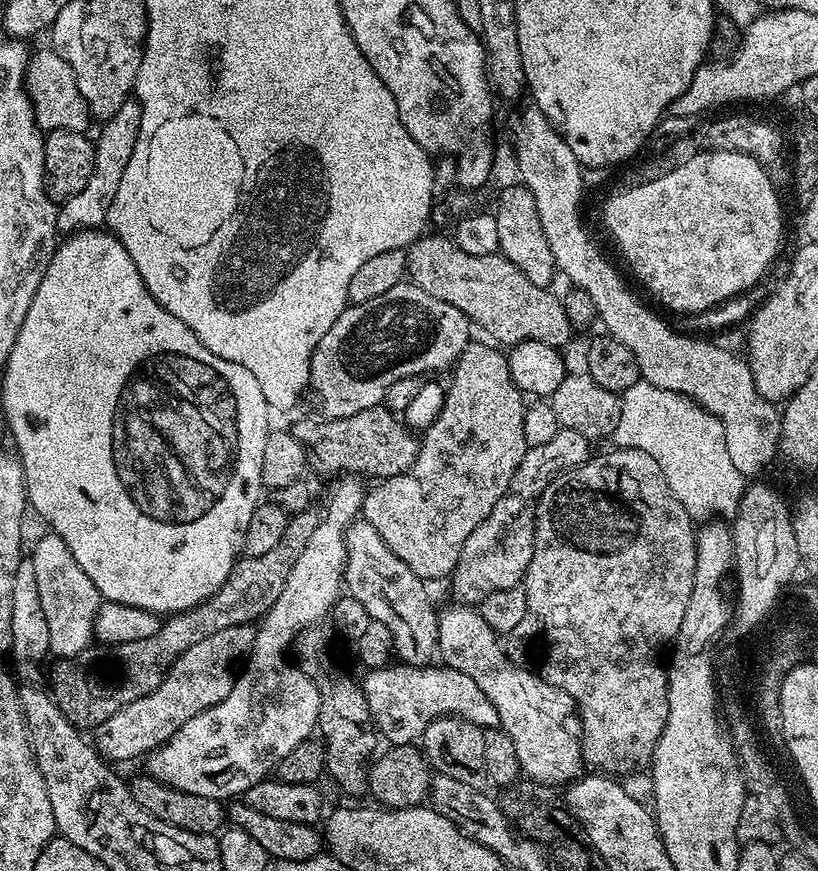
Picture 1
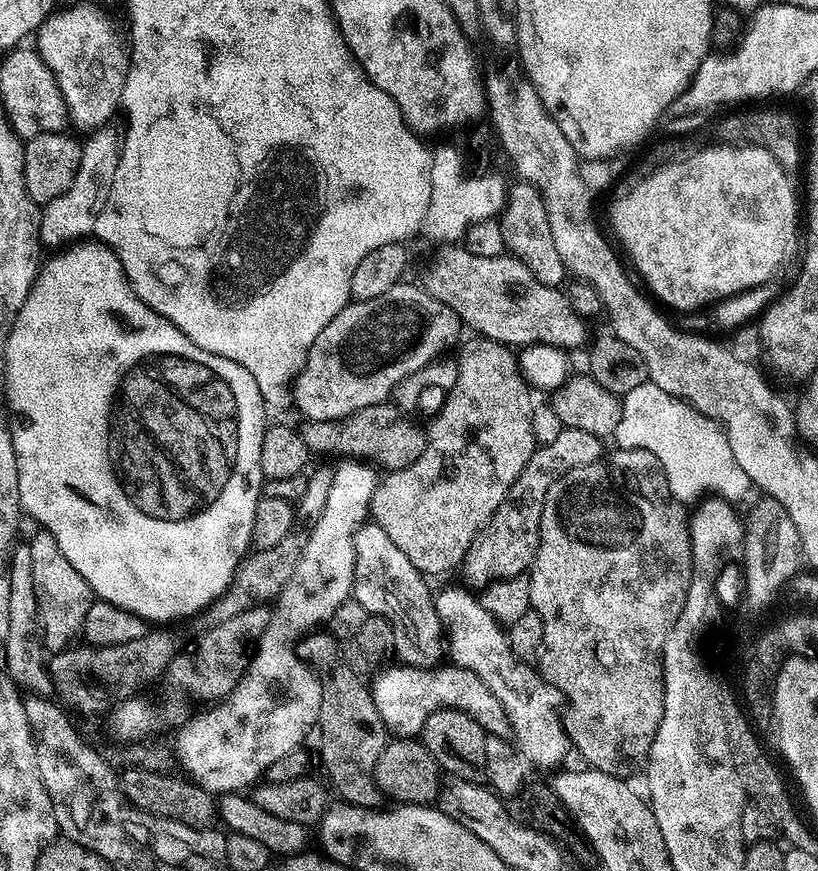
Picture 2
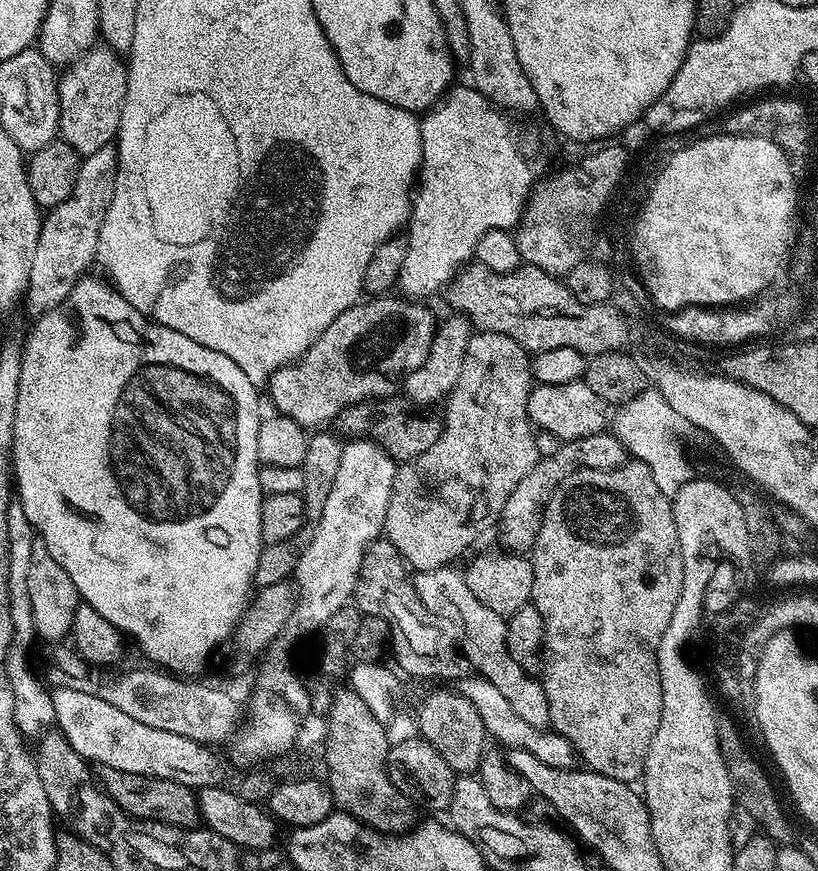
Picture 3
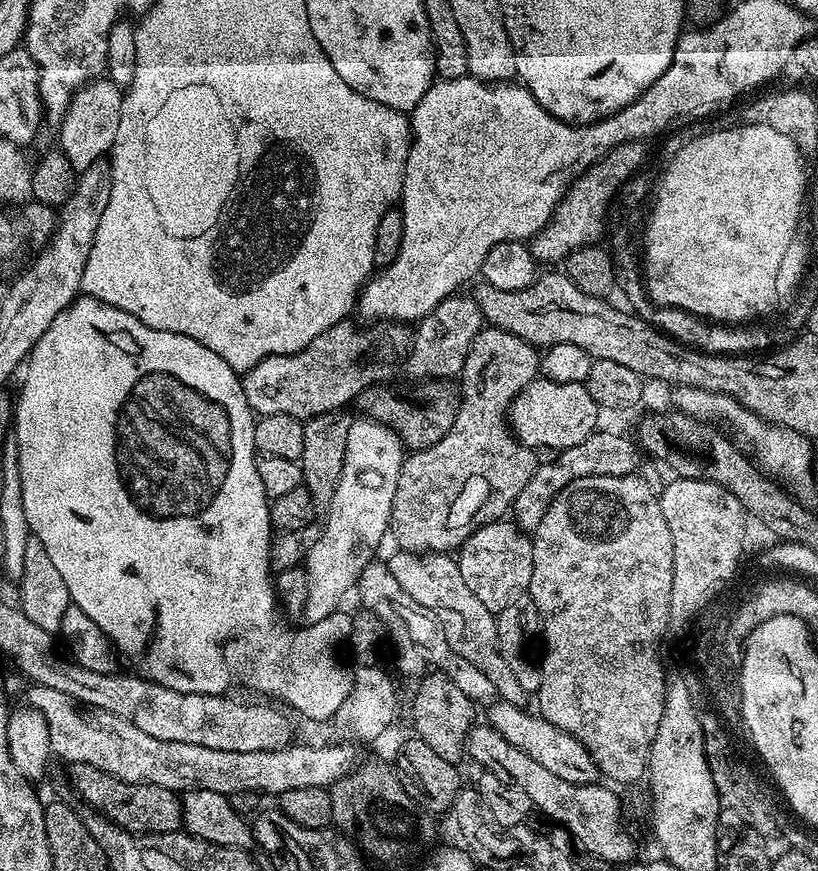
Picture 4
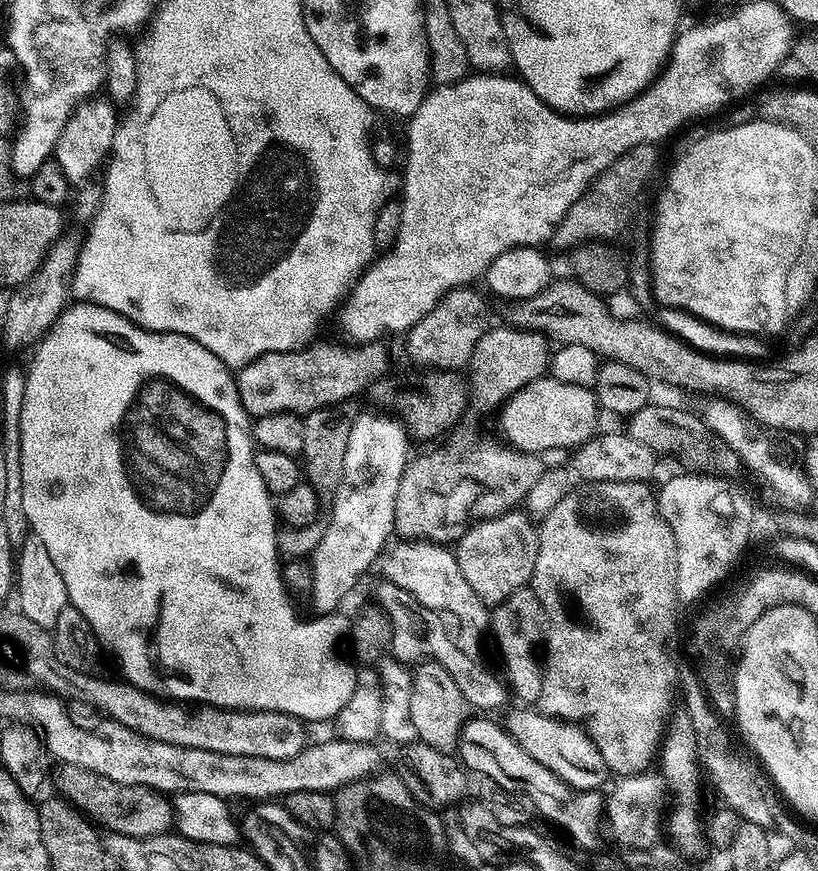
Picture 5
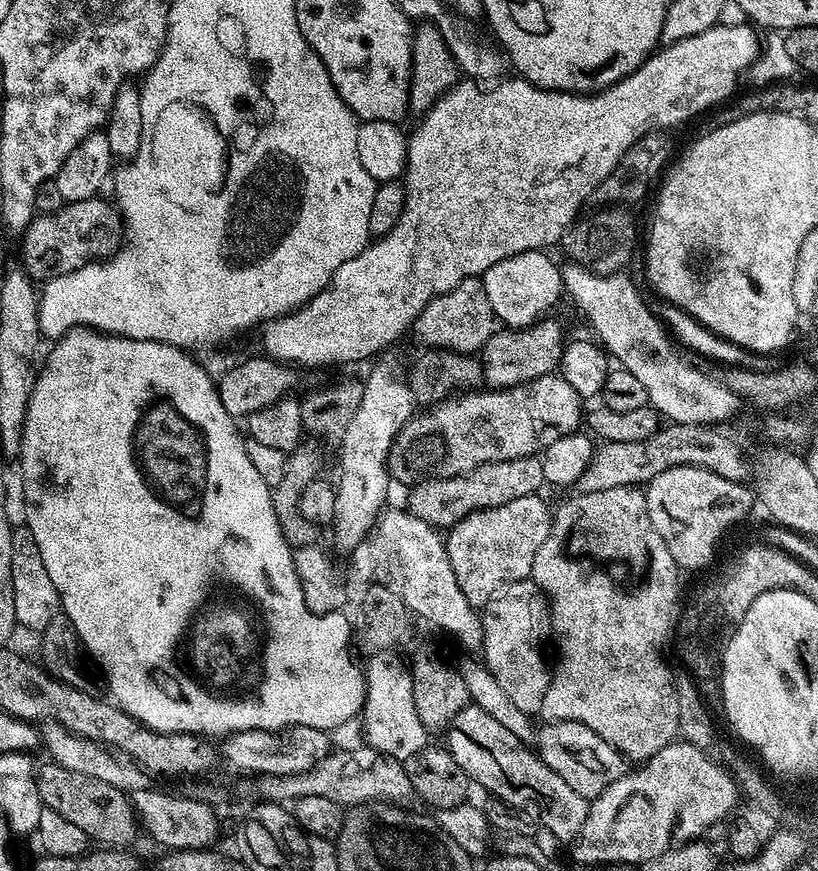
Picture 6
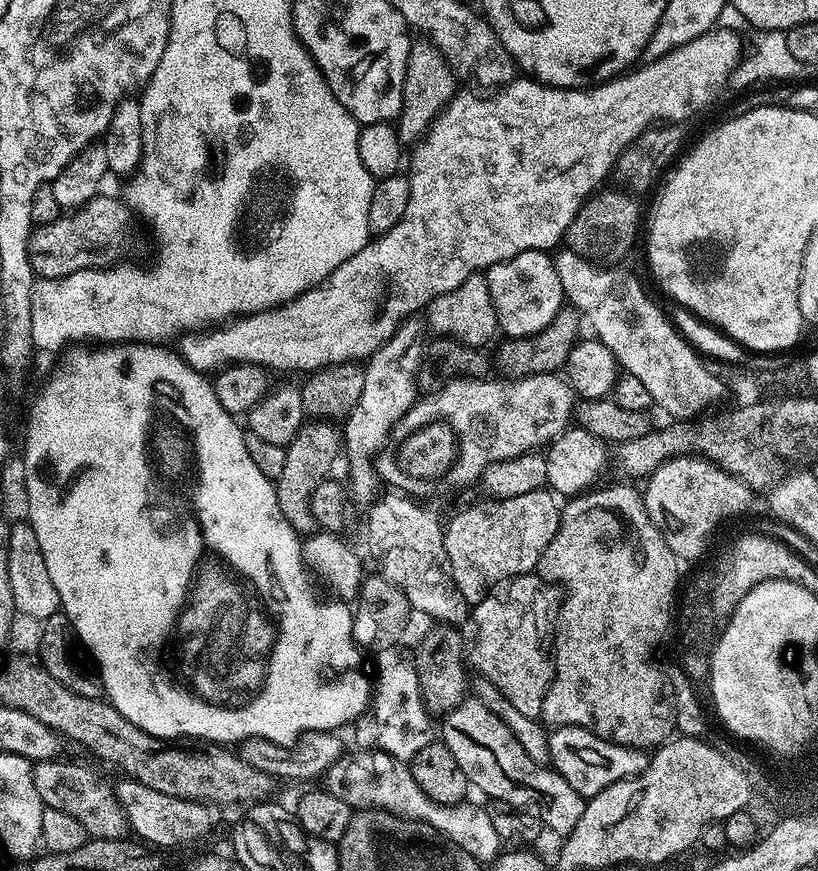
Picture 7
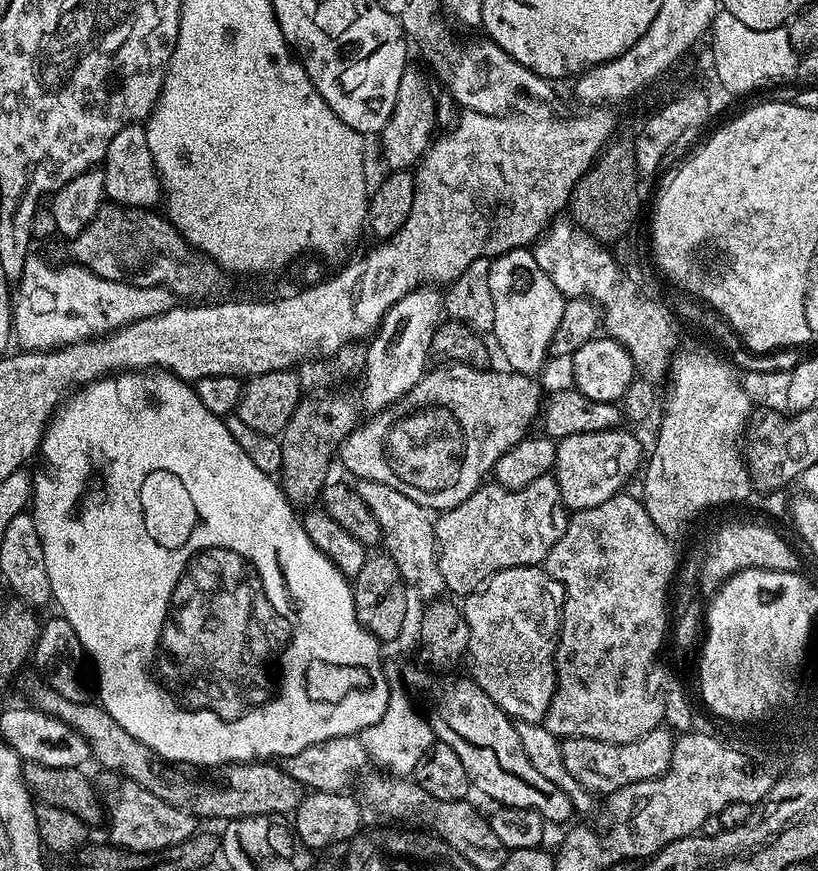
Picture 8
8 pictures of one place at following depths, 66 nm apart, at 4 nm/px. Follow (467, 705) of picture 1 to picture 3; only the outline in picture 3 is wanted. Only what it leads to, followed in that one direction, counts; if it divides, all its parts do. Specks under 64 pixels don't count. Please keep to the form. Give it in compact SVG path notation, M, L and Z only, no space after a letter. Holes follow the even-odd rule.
M479 674L471 675L466 677L464 681L462 681L463 679L459 681L458 690L474 706L474 710L478 710L478 714L482 717L485 733L491 739L493 736L498 743L505 744L505 749L508 750L513 748L526 750L530 754L534 754L534 758L538 758L538 762L546 762L546 766L569 770L577 767L576 751L566 737L549 730L547 727L532 728L528 722L518 718L518 714L514 714L514 706L510 706L510 702L506 702L506 697L500 693L498 686L494 686L494 682L490 682L485 676Z

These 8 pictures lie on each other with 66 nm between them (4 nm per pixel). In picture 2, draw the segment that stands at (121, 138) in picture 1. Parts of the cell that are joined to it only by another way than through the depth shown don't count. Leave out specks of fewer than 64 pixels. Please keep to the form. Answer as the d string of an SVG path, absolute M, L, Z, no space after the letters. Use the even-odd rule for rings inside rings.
M108 130L95 131L82 144L82 162L78 166L78 174L66 194L54 198L43 205L41 214L41 245L56 248L59 244L71 245L91 237L96 230L98 214L106 206L110 198L110 186L114 186L114 173L118 170L122 140L119 135L111 136Z

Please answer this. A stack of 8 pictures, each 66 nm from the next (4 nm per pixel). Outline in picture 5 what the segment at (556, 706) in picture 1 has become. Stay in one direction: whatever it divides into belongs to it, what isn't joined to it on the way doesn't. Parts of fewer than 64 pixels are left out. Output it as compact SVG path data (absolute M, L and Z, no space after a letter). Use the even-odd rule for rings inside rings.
M396 538L381 552L379 568L389 585L406 590L424 608L438 613L459 652L474 657L481 655L480 639L489 631L490 612L478 594L470 590L470 582L458 570L451 547L421 538Z

